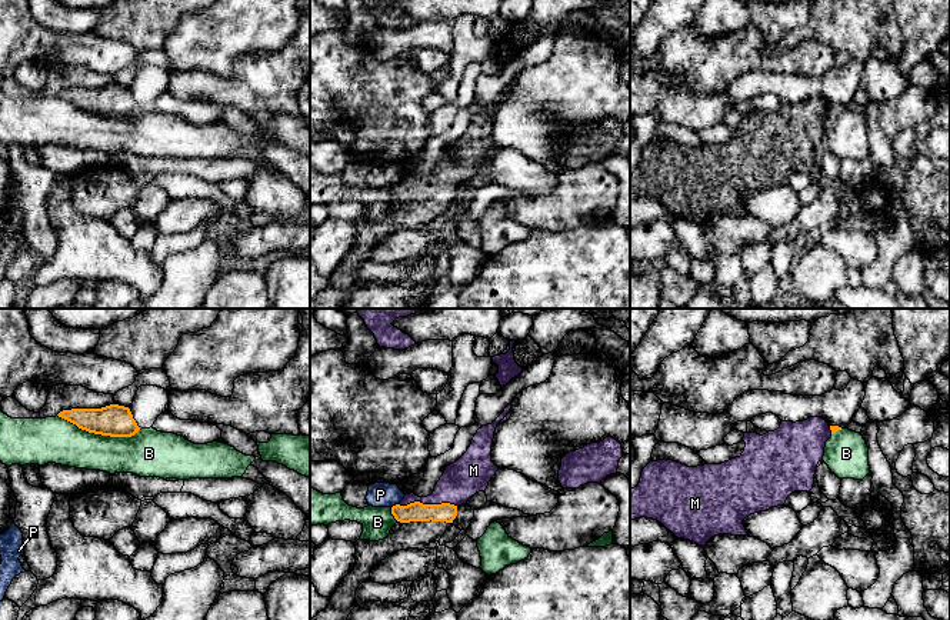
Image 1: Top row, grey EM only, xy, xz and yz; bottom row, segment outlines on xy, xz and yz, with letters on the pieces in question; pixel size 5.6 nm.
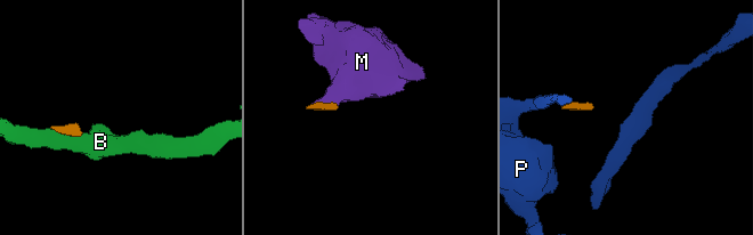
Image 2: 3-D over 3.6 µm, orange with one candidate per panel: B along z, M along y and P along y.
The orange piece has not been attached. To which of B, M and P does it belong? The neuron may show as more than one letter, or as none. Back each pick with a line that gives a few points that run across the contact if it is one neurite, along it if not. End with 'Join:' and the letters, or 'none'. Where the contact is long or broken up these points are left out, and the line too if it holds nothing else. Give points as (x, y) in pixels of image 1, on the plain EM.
M: line xz (414, 192), (429, 184), (437, 184), (463, 159)
Join: M

